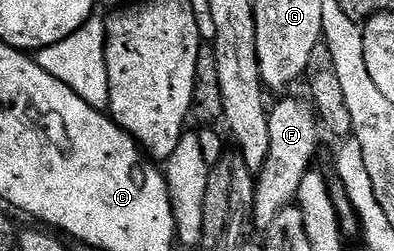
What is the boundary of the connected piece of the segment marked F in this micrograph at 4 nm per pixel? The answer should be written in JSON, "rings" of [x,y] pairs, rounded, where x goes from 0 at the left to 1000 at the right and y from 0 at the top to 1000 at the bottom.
{"rings":[[[777,390],[718,394],[683,442],[683,625],[668,677],[655,685],[645,900],[673,912],[693,896],[693,865],[713,833],[751,805],[749,773],[764,737],[764,705],[792,677],[789,629],[810,586],[815,474],[797,422]]]}

